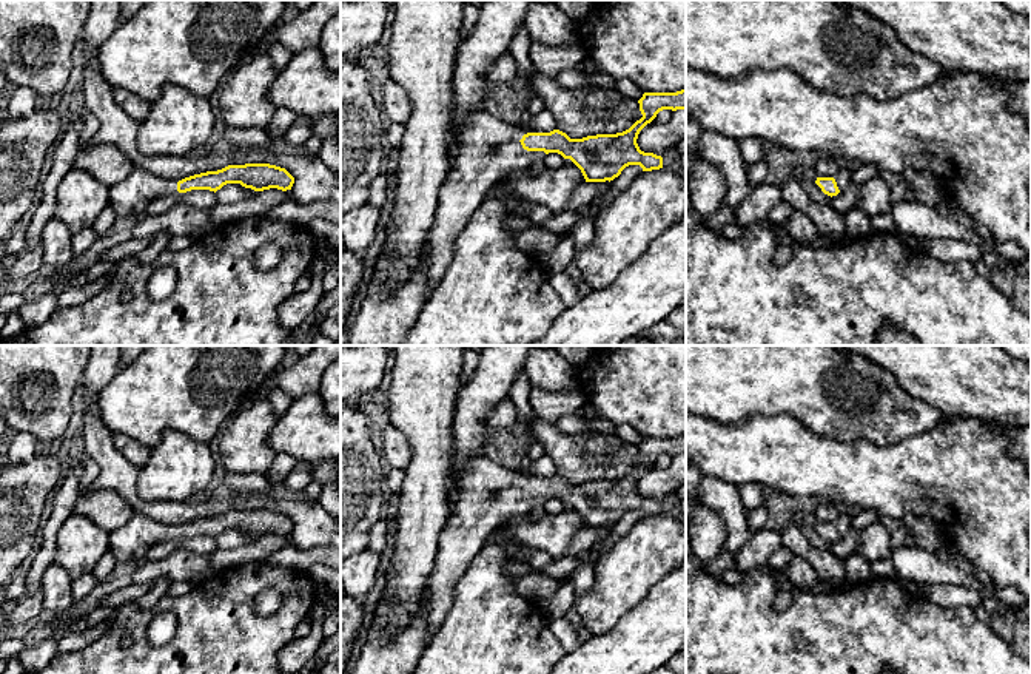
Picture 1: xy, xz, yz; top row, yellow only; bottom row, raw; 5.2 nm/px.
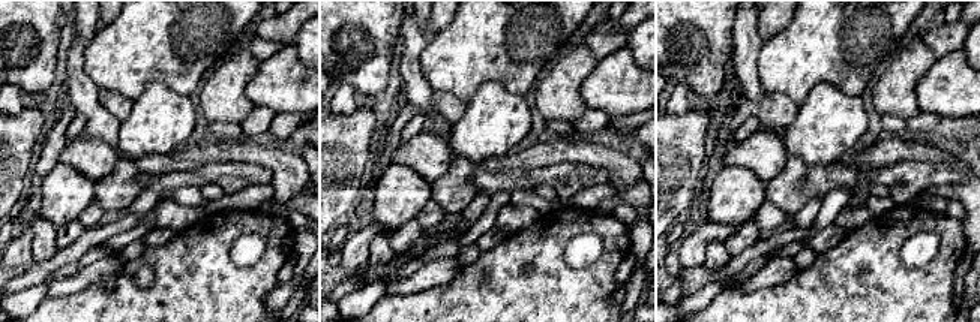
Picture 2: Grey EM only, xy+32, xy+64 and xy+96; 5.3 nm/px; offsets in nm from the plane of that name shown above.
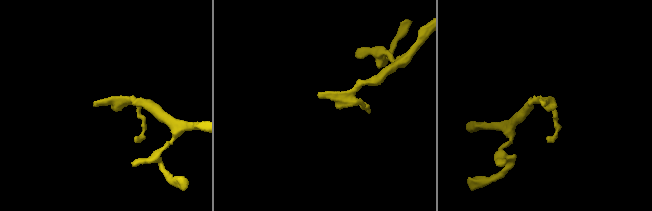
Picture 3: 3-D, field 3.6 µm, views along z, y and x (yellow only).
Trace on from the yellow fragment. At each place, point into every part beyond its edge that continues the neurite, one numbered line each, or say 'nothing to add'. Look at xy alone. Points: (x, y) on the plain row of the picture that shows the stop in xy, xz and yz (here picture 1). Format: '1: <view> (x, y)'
1: xy (131, 542)

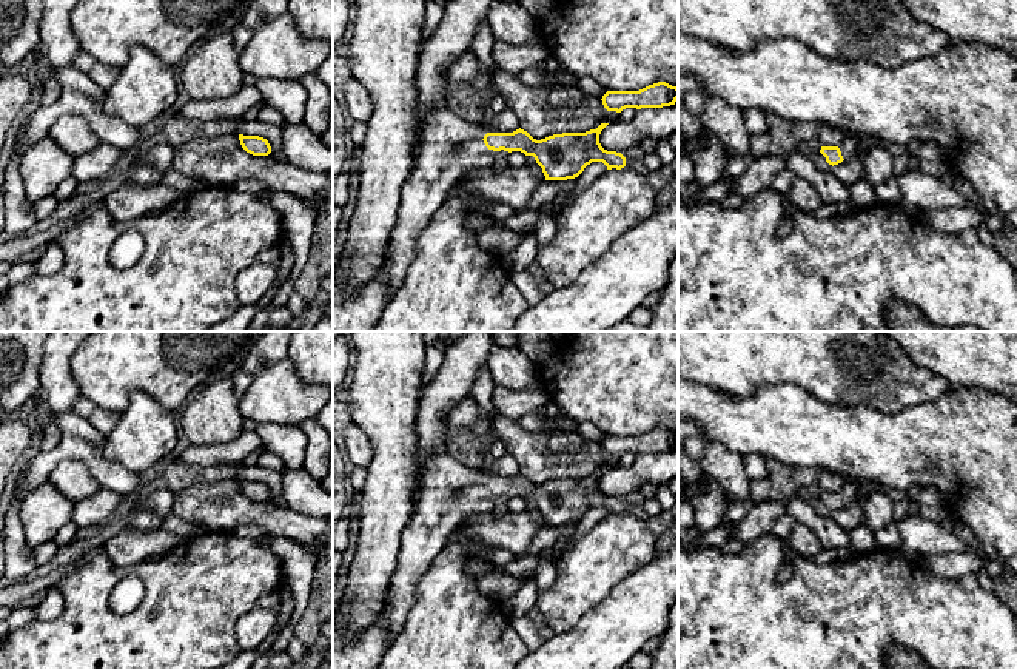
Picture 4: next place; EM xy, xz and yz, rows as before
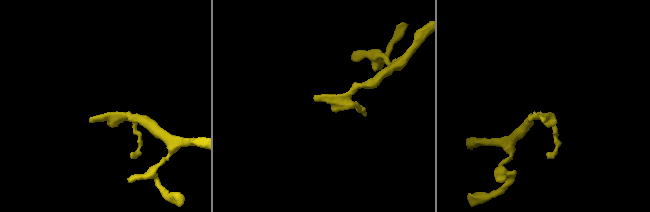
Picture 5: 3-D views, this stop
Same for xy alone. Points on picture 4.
nothing to add

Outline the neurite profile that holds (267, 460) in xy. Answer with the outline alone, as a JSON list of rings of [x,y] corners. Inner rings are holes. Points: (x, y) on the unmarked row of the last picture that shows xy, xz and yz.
[[[263,449],[257,462],[262,469],[268,470],[285,470],[285,466],[280,459],[277,459],[270,450]]]

